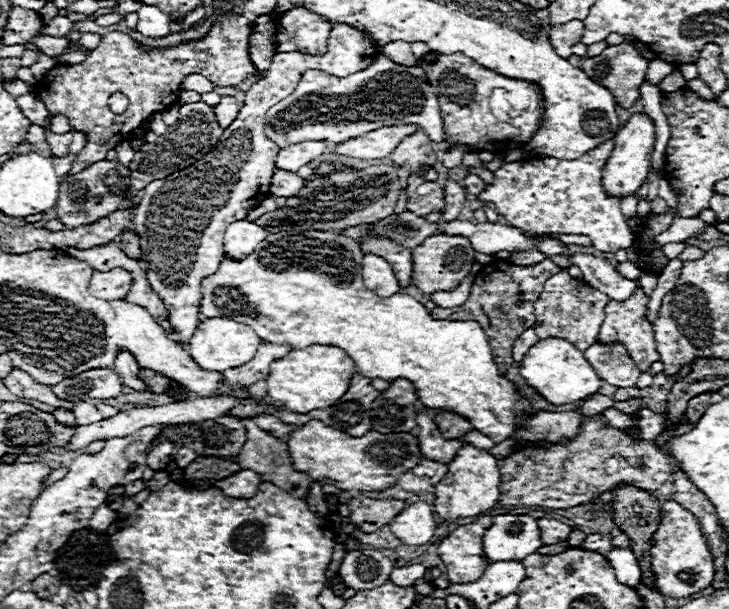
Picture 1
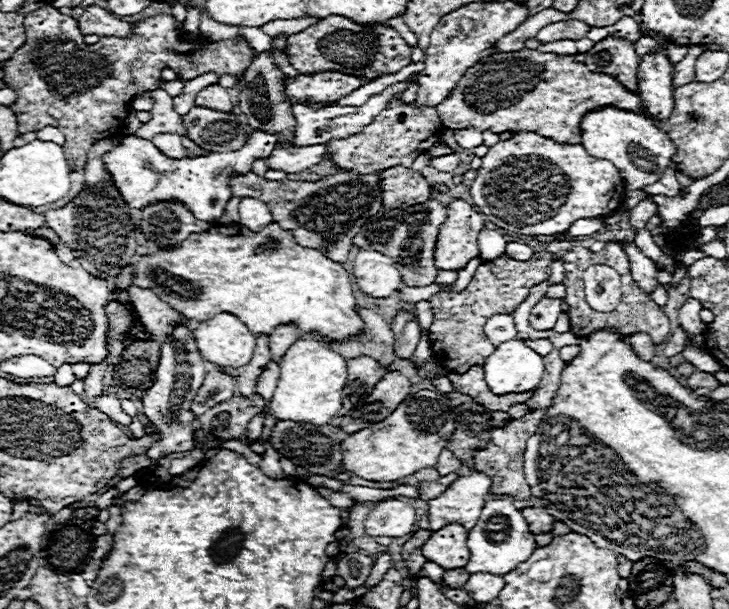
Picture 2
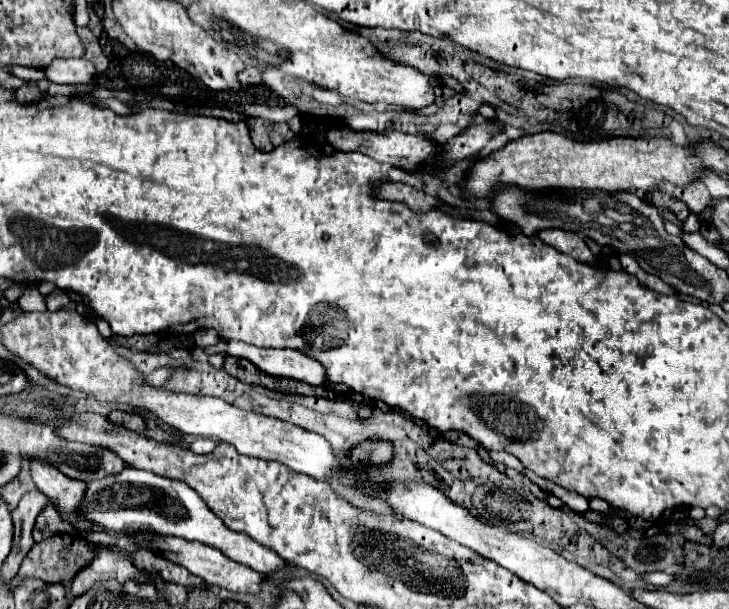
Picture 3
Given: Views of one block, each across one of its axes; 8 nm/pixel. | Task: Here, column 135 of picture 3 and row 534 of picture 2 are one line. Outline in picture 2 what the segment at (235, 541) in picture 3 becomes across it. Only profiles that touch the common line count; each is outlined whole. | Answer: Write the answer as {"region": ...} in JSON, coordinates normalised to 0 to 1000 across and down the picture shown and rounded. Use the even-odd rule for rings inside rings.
{"region":[[[669,821],[667,824],[653,864],[642,874],[639,893],[645,903],[645,920],[636,929],[639,939],[642,943],[667,939],[667,943],[680,943],[680,946],[691,946],[700,936],[705,936],[713,923],[727,916],[730,903],[735,900],[733,877],[727,877],[719,847],[697,821]]]}

